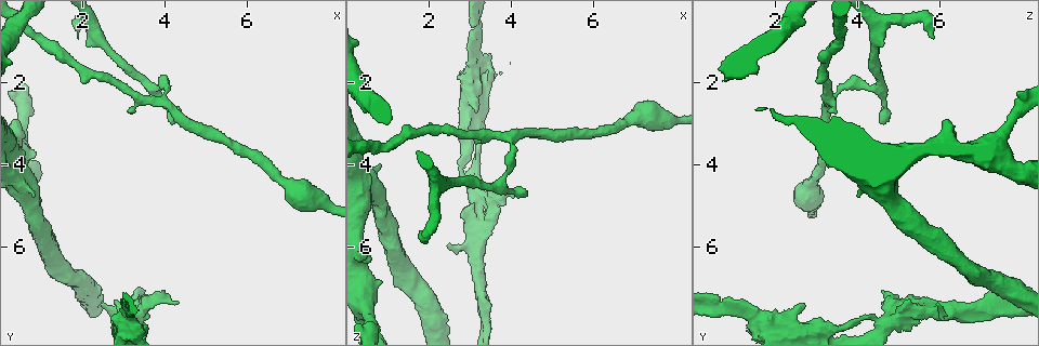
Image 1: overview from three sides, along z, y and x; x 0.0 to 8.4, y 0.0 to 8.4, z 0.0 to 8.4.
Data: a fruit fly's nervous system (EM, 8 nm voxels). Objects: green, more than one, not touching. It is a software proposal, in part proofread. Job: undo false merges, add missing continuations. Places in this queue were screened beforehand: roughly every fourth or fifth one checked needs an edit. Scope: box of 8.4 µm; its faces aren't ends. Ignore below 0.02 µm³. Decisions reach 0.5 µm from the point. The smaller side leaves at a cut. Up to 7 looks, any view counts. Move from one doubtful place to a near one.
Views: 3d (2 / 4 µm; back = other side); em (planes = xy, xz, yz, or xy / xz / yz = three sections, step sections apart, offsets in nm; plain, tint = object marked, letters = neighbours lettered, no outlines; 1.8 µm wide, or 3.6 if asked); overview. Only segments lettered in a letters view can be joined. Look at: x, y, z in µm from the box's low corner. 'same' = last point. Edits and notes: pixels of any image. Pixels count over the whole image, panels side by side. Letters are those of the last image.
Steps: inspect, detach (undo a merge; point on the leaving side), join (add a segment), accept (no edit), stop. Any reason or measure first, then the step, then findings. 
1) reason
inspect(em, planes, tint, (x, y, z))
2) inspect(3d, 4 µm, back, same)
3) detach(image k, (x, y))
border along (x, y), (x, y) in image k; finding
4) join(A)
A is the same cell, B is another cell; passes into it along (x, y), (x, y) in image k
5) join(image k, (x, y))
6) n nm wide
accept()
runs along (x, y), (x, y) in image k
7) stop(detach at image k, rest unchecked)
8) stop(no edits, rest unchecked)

branch stops here
inspect(em, yz, step 4, letters, (1.90, 0.95, 5.80))

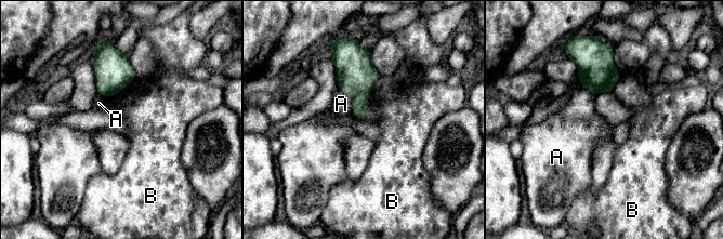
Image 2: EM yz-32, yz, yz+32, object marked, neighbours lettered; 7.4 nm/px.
cut it another way
inspect(em, planes, letters, same)

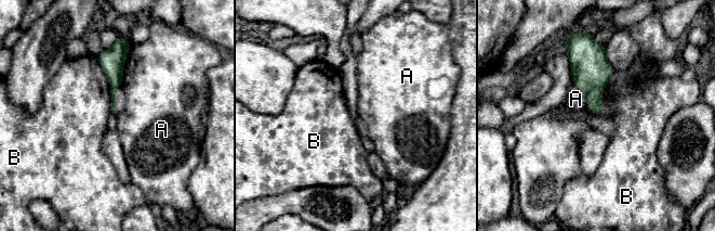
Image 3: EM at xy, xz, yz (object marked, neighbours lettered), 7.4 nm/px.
accept()
A and B are other cells; border along (573, 84), (585, 93), (586, 103) in image 3; none of them fits

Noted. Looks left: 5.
two arms in line, one across
inspect(em, xy, step 16, tint, (4.05, 2.50, 3.40))

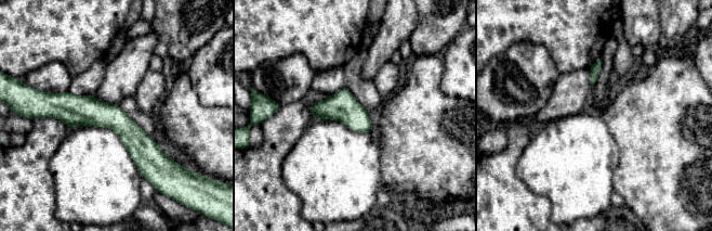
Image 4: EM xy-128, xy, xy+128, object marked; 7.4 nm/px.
cut it another way
inspect(em, planes, letters, same)

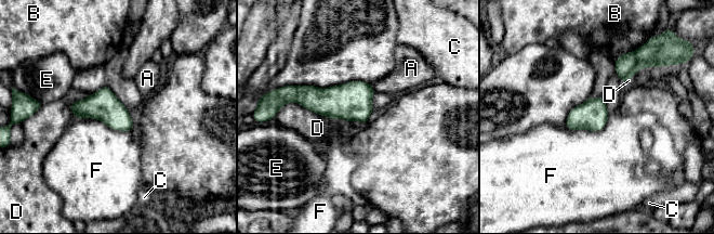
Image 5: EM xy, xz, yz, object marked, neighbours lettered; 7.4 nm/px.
detach(image 5, (626, 65))
A, B, C, D, E and F are other cells; a second neuron is stuck on

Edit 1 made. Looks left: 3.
see it whole again
inspect(overview)

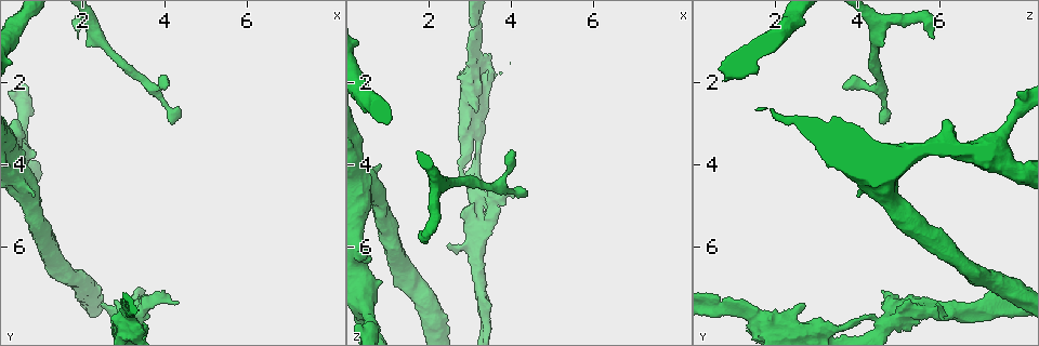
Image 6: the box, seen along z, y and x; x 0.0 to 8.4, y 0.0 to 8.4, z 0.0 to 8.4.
inspect(em, planes, letters, (3.20, 7.80, 4.90))

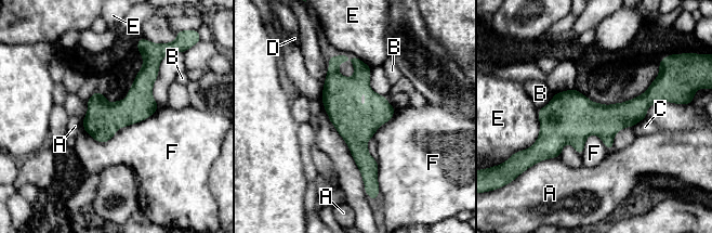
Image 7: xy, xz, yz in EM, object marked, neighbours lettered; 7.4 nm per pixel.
260 nm wide
accept()
A, B, C, D, E and F are other cells; border along (606, 146), (590, 134), (580, 154) in image 7; all the same neuron

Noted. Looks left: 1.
stop(detach at image 5, rest unchecked)

